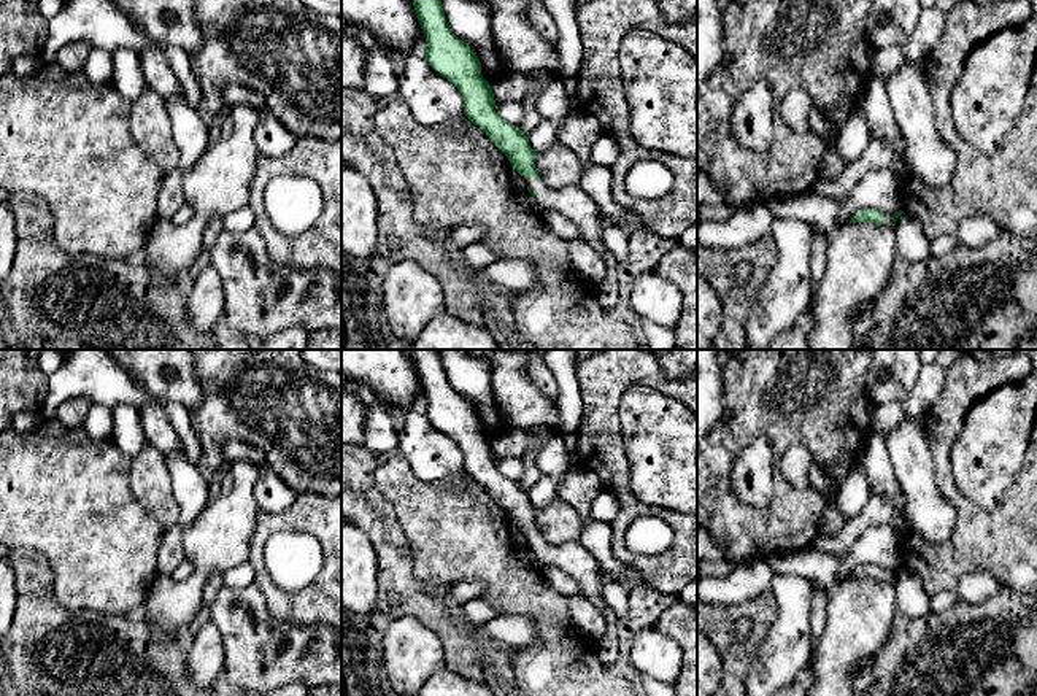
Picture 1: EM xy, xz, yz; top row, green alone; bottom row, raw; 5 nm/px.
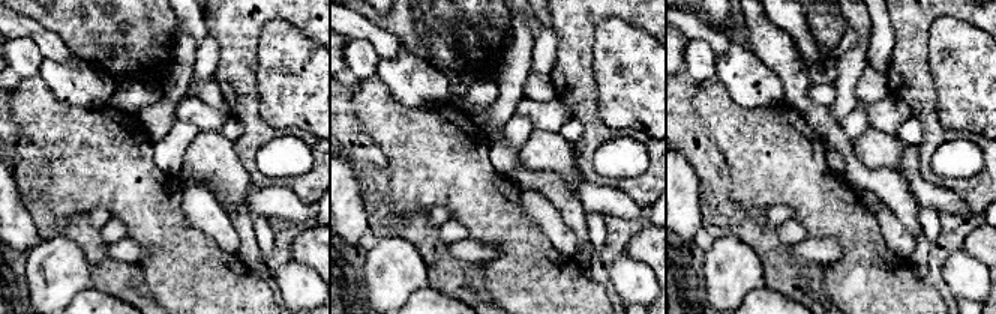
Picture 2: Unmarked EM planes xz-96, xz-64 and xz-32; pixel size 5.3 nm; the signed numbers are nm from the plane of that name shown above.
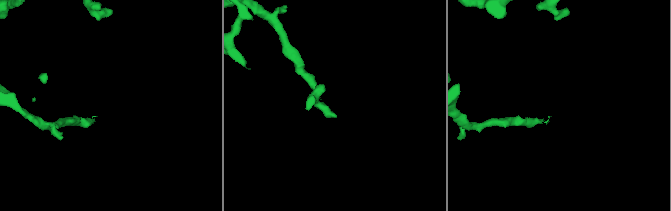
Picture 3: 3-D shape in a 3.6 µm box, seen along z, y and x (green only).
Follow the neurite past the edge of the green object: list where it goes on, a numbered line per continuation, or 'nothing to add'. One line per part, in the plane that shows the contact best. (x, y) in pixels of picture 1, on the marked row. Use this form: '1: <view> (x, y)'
1: xz (572, 202)

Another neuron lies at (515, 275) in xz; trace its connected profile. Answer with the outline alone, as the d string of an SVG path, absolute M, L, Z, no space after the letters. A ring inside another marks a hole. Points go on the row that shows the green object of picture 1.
M499 259L484 267L483 273L492 286L513 294L527 291L537 281L537 272L526 259Z

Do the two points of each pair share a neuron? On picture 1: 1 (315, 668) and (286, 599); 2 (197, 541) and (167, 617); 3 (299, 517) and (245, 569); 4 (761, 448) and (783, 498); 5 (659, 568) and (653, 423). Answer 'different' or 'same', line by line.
1: different
2: same
3: different
4: different
5: different

